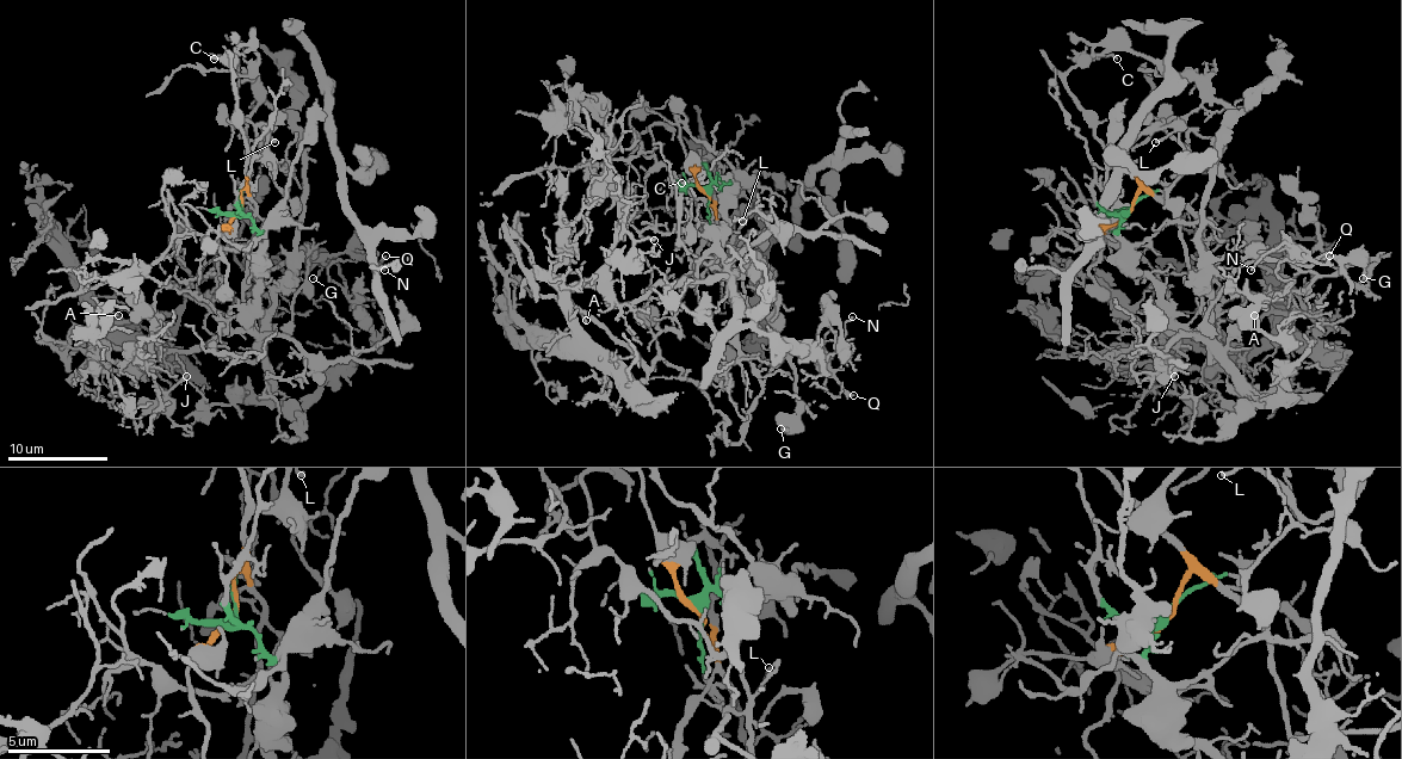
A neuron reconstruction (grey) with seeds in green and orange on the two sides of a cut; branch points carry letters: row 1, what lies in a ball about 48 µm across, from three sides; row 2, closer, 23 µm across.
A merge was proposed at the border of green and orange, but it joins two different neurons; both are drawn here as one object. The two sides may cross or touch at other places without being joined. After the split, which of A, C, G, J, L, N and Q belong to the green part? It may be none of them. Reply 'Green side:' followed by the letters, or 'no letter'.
Green side: A, J

